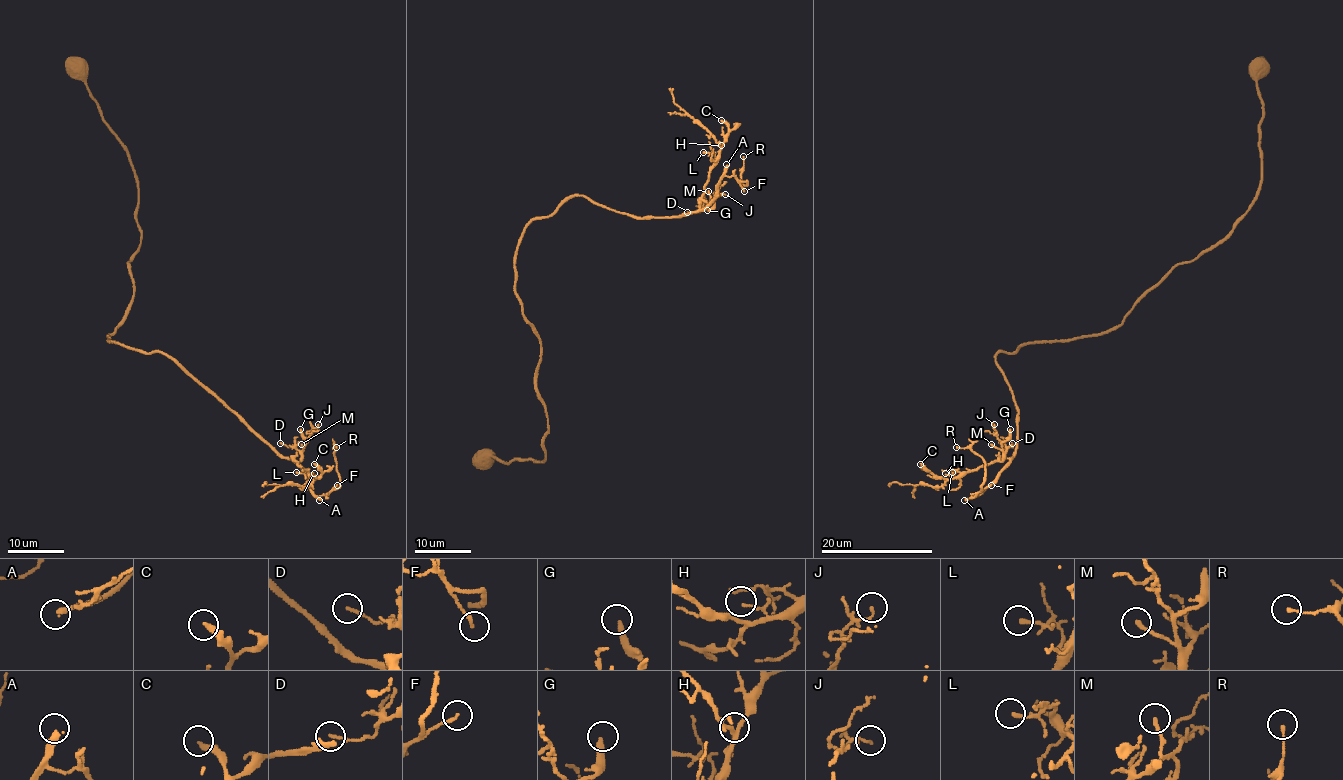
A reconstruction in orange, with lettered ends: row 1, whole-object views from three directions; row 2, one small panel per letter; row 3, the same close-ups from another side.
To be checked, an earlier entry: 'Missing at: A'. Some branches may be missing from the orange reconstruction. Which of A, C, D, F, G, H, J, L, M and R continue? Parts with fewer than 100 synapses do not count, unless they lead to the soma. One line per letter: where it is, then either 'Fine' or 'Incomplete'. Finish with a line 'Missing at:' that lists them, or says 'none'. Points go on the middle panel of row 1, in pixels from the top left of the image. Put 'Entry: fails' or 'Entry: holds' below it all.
A: Place: (726, 164). Incomplete
C: Place: (721, 120). Fine
D: Place: (687, 212). Fine
F: Place: (744, 191). Fine
G: Place: (707, 210). Fine
H: Place: (721, 145). Fine
J: Place: (725, 194). Fine
L: Place: (703, 152). Fine
M: Place: (708, 191). Fine
R: Place: (743, 156). Fine
Missing at: A
Entry: holds

